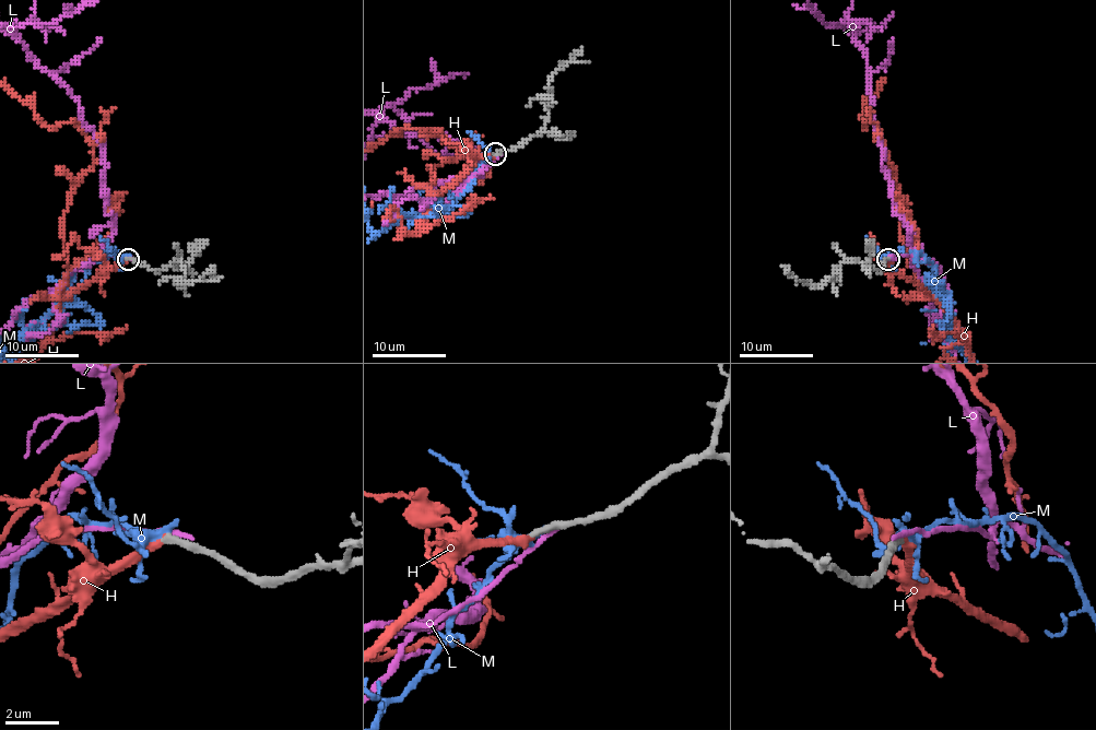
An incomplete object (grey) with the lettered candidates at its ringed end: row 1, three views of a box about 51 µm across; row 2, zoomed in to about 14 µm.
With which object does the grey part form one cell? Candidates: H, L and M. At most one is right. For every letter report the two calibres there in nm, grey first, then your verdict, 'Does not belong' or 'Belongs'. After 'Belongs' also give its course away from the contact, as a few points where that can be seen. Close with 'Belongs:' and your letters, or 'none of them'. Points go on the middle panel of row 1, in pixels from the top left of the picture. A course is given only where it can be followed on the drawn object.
H: Thickness 280 nm (grey) against 280 nm. Belongs
L: Thickness 360 nm (grey) against 190 nm. Does not belong
M: Thickness 260 nm (grey) against 260 nm. Does not belong
Belongs: H

